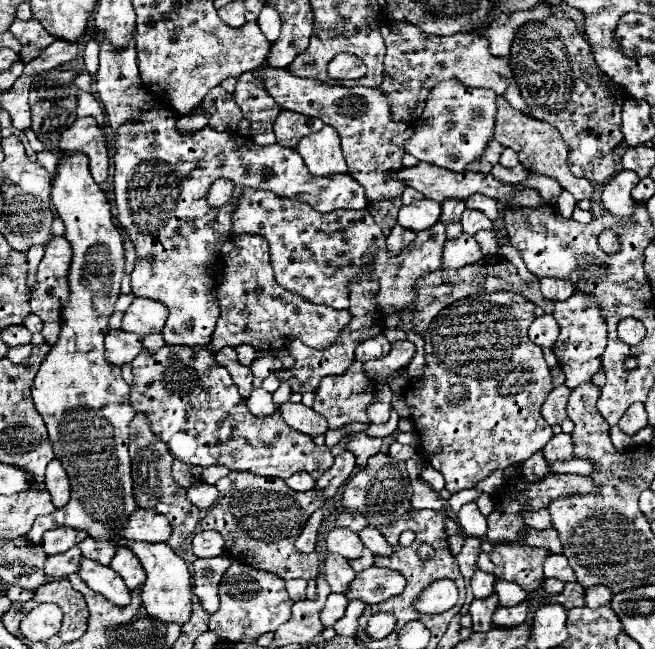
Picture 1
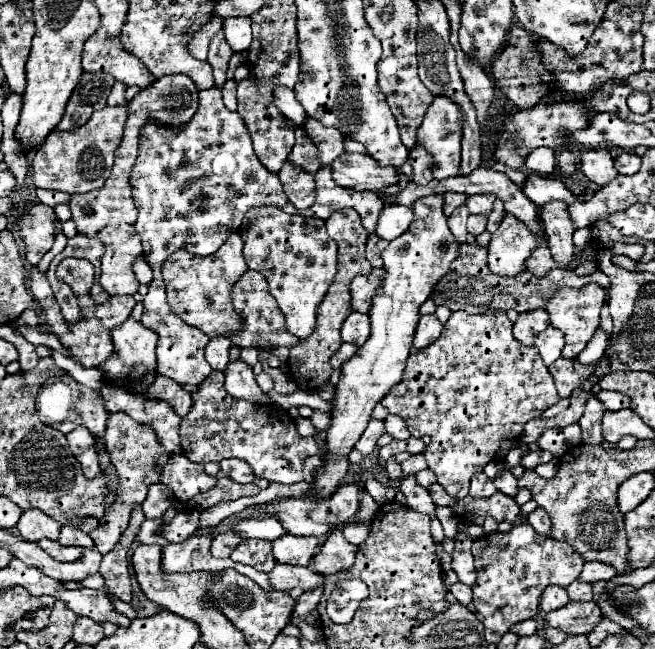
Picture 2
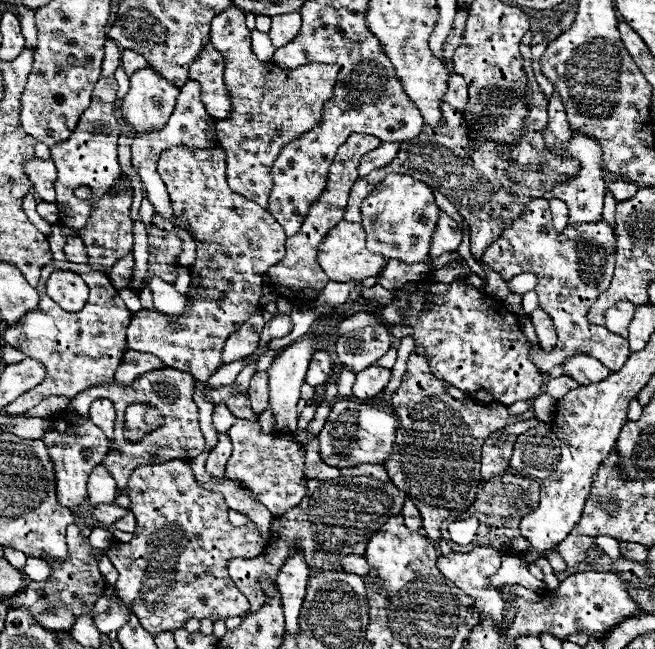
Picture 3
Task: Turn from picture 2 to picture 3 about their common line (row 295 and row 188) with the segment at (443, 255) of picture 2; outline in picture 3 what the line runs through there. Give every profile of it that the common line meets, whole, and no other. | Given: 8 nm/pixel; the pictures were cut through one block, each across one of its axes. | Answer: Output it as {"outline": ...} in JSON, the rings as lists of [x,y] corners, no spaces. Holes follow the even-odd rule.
{"outline":[[[404,174],[386,176],[372,194],[362,202],[362,226],[366,230],[366,248],[386,258],[398,258],[402,262],[428,260],[430,242],[440,218],[440,208],[434,200],[430,186]]]}

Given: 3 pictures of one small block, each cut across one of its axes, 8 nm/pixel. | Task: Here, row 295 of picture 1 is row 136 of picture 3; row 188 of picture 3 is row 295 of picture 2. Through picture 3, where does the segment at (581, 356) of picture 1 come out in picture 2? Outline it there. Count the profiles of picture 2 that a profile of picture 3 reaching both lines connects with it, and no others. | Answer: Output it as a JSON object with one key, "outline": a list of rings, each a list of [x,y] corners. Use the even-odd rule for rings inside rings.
{"outline":[[[586,284],[582,288],[560,288],[546,304],[546,312],[550,314],[550,324],[566,336],[566,346],[562,350],[562,358],[576,358],[594,336],[600,324],[600,308],[606,300],[606,290],[598,284]]]}

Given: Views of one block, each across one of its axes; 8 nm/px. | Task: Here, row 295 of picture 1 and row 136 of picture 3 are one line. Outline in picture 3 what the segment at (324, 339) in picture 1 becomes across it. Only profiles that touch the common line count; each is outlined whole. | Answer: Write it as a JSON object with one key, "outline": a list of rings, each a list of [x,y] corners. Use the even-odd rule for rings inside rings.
{"outline":[[[234,4],[212,18],[210,44],[224,56],[224,84],[232,102],[230,118],[216,120],[218,142],[226,150],[228,186],[266,208],[272,190],[270,172],[278,150],[282,150],[290,138],[296,138],[302,130],[310,130],[314,122],[320,122],[322,106],[326,98],[332,98],[338,66],[310,62],[294,70],[284,70],[272,62],[258,60],[250,48],[250,30],[244,24],[244,14]]]}

